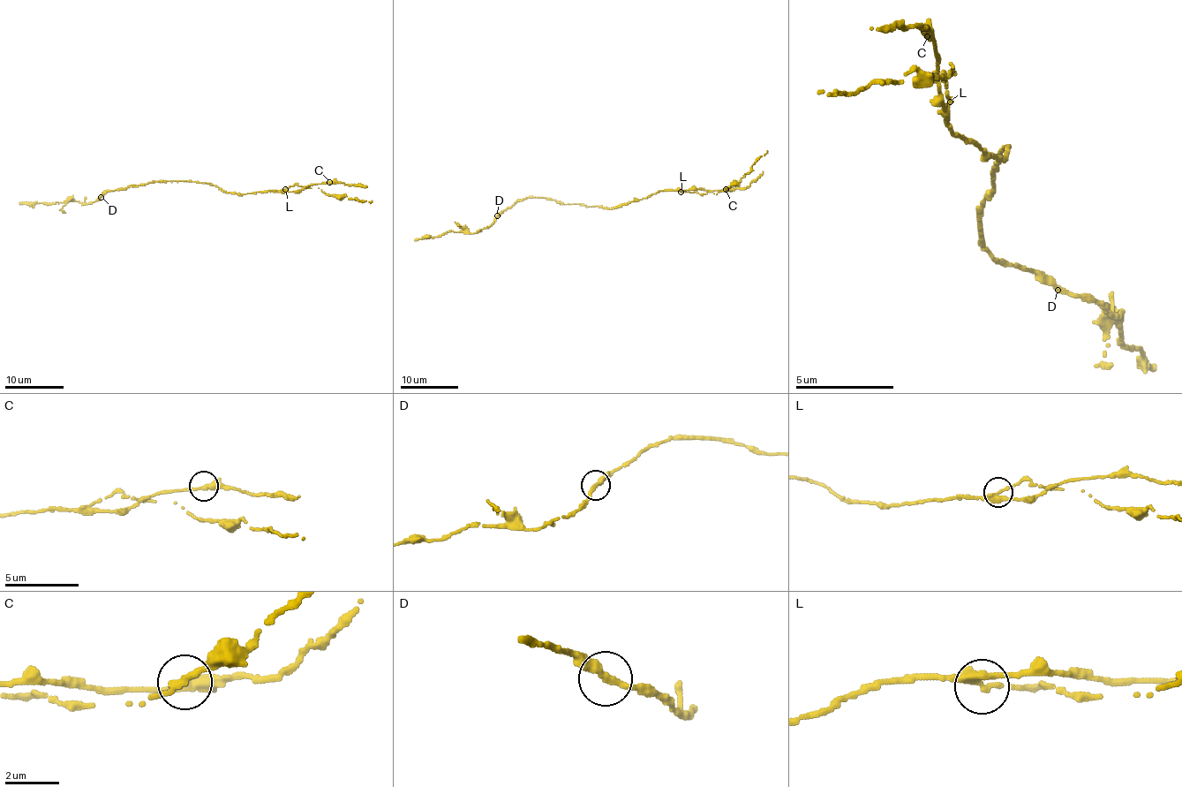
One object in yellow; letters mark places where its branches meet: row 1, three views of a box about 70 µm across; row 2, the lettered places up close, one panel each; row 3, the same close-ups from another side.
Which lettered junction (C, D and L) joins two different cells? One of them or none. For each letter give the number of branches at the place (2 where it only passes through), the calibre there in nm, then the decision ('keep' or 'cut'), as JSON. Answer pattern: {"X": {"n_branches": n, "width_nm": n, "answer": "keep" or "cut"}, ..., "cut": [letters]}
{"C": {"n_branches": 3, "width_nm": 240, "answer": "keep"}, "D": {"n_branches": 2, "width_nm": 300, "answer": "keep"}, "L": {"n_branches": 3, "width_nm": 280, "answer": "cut"}, "cut": ["L"]}

